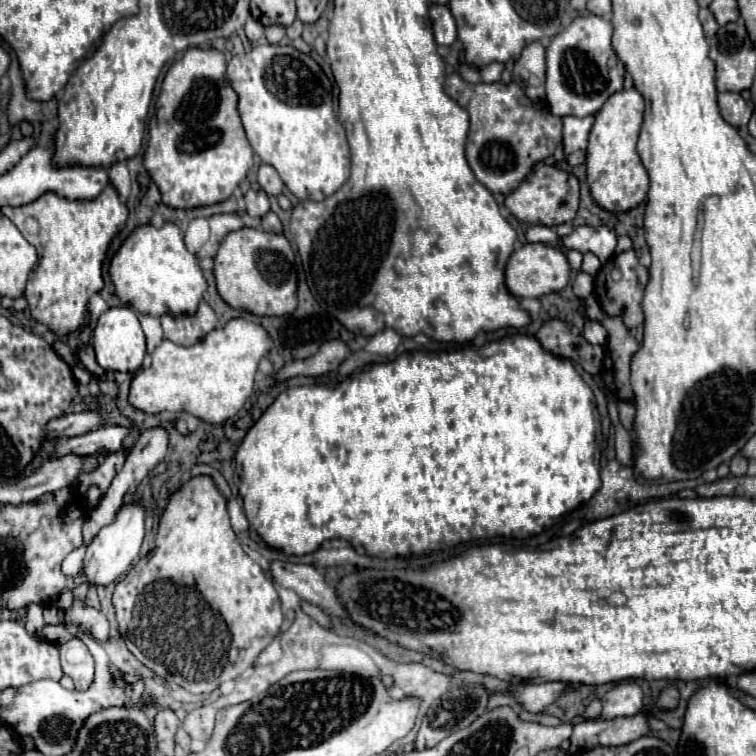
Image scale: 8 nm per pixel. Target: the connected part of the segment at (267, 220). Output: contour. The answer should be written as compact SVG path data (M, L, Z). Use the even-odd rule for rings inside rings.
M268 213L268 215L264 215L264 219L262 219L262 229L266 229L266 231L276 231L276 233L280 233L282 231L282 223L280 223L280 219L276 217L276 213Z

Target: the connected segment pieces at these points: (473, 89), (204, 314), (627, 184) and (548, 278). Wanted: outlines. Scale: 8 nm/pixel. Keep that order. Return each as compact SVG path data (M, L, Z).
M458 73L446 77L444 91L470 115L470 133L466 159L476 179L492 193L510 193L532 171L534 163L544 161L562 141L562 119L556 119L546 107L532 103L520 85L478 83L470 85Z
M200 301L196 315L162 315L160 317L162 329L164 329L164 339L170 339L176 345L190 347L196 341L200 341L204 335L216 329L218 317L214 309L206 303Z
M634 87L622 89L616 95L612 95L608 103L604 103L604 107L596 113L586 153L586 177L594 201L606 211L622 213L632 207L638 207L646 199L650 179L636 153L642 113L644 99Z
M526 243L520 249L516 249L510 255L504 271L504 283L516 299L542 297L554 291L562 291L568 285L568 279L570 279L570 265L566 261L566 255L540 243Z

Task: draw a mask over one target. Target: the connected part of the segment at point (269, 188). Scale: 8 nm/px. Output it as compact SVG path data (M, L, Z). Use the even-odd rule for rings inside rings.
M260 165L258 169L258 185L268 193L268 195L280 195L284 189L284 183L276 169L272 165Z

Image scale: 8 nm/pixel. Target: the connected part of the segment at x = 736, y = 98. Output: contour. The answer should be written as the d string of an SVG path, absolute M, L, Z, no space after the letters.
M720 93L718 105L724 121L730 123L732 127L742 127L750 121L752 109L746 105L746 101L738 93Z

